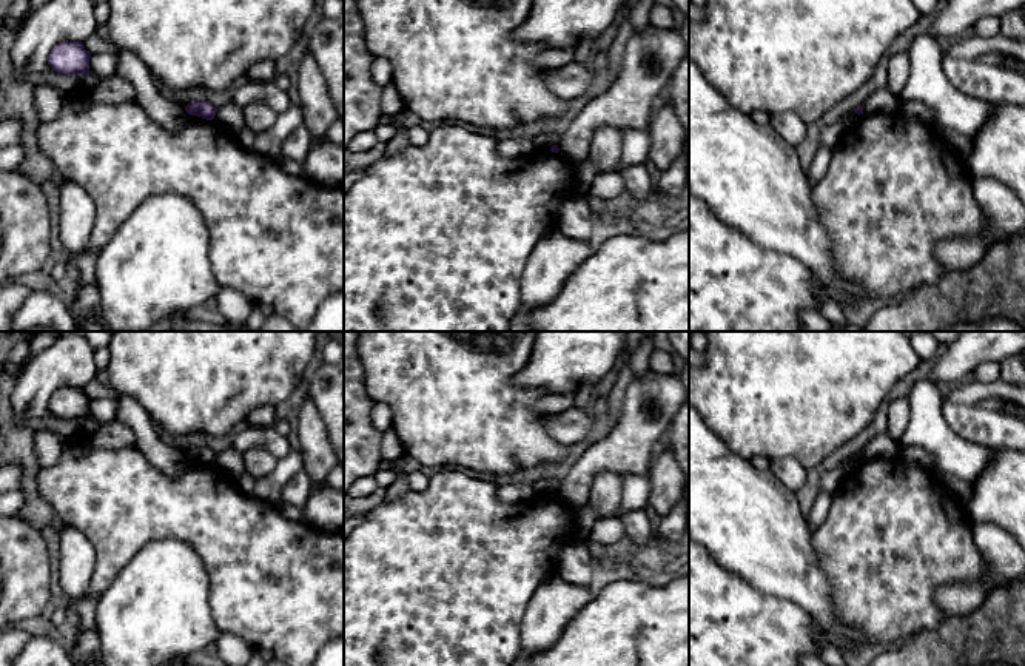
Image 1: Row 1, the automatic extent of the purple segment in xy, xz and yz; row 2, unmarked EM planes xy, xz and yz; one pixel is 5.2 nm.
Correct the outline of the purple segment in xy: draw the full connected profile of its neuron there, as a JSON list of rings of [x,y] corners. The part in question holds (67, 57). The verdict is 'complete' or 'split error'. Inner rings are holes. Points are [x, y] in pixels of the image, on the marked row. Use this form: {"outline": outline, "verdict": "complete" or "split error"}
{"outline": [[[60,42],[48,57],[52,71],[66,76],[89,76],[91,52],[85,49],[82,42]]], "verdict": "complete"}

